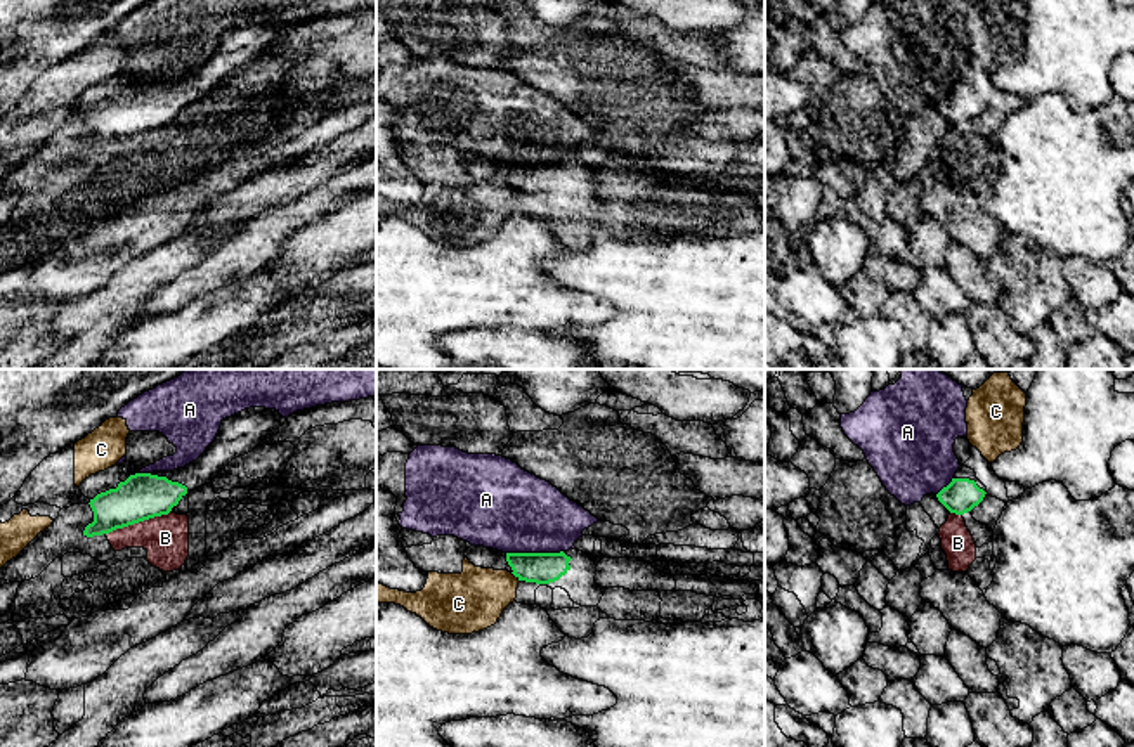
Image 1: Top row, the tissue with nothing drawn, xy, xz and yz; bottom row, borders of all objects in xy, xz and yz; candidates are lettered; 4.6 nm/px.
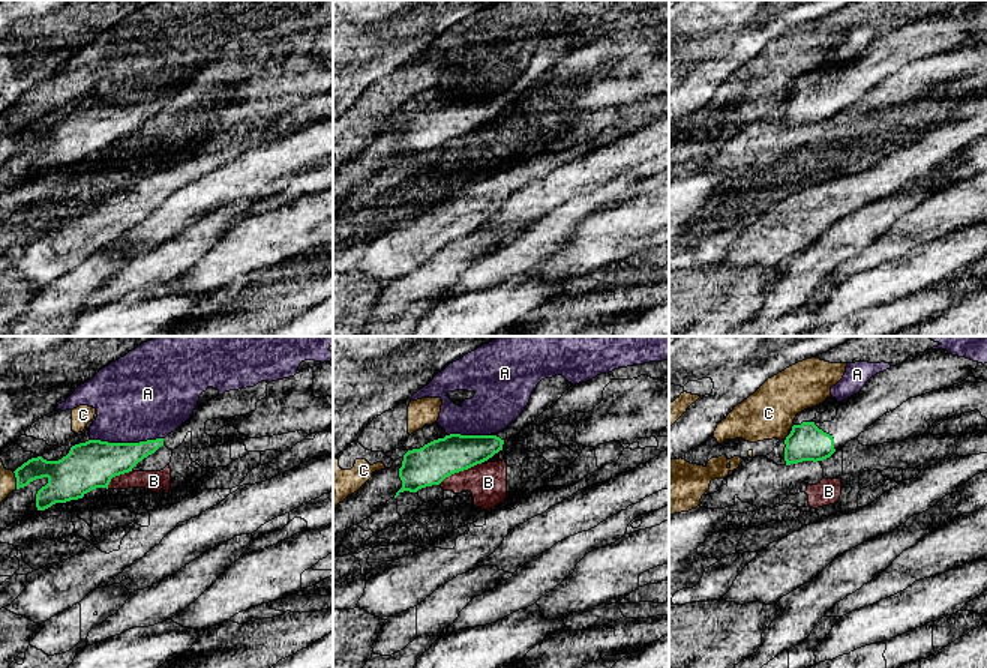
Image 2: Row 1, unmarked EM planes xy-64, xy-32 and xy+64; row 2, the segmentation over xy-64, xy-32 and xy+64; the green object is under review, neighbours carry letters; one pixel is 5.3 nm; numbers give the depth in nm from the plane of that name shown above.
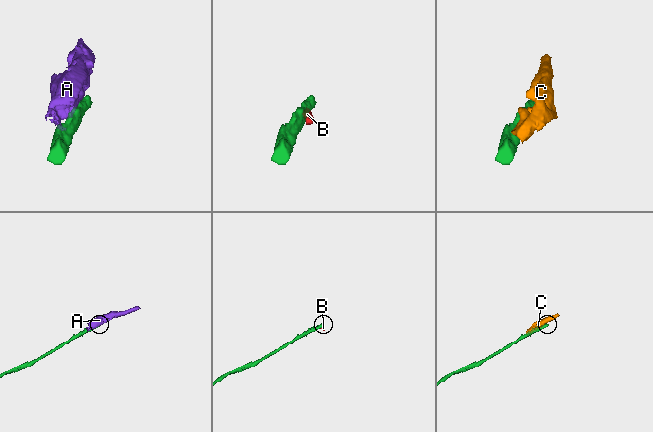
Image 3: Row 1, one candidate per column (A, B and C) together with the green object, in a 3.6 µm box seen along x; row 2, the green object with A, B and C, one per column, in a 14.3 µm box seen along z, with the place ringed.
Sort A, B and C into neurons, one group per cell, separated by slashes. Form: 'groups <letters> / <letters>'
groups A / B / C

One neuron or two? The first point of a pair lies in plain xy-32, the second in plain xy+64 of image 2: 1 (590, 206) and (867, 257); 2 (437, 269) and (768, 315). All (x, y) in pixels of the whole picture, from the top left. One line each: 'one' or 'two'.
1: one
2: one

